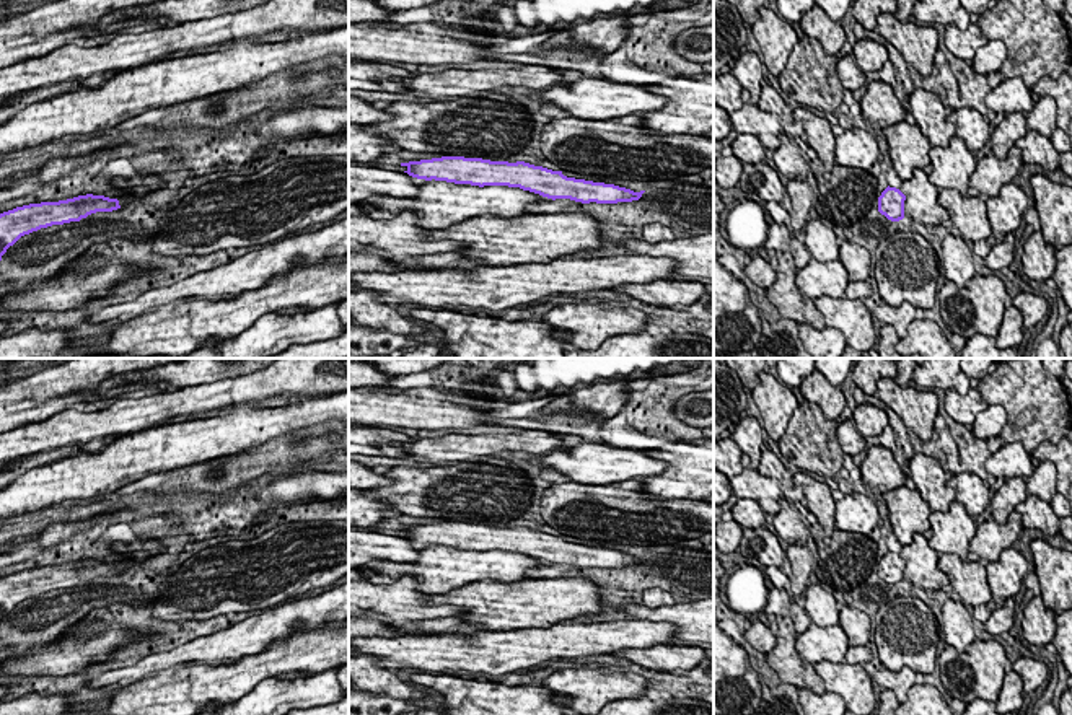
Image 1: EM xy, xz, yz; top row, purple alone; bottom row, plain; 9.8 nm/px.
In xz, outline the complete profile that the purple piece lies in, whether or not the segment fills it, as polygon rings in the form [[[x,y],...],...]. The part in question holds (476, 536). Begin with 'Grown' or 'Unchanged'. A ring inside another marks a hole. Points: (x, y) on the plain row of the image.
Unchanged. [[[442,521],[401,528],[412,542],[446,546],[471,551],[508,551],[539,559],[547,564],[570,564],[582,568],[617,568],[639,565],[645,555],[634,557],[614,549],[567,542],[525,526],[490,526],[482,523]]]

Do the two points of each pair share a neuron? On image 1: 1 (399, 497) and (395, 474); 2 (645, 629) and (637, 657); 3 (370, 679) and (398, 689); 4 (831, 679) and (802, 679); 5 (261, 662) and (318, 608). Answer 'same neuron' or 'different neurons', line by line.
1: same neuron
2: different neurons
3: same neuron
4: different neurons
5: different neurons

